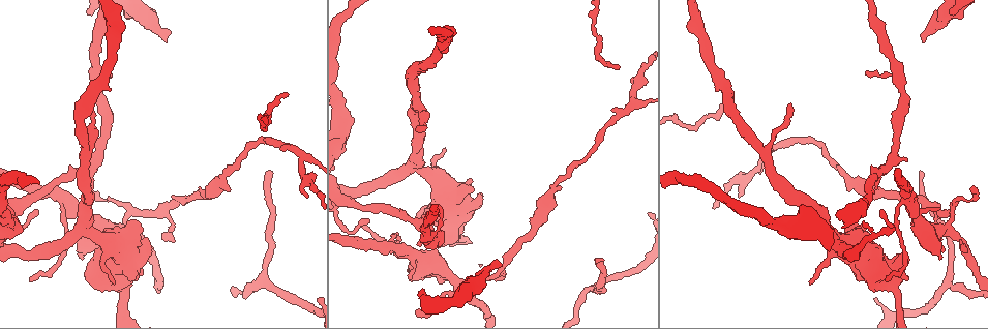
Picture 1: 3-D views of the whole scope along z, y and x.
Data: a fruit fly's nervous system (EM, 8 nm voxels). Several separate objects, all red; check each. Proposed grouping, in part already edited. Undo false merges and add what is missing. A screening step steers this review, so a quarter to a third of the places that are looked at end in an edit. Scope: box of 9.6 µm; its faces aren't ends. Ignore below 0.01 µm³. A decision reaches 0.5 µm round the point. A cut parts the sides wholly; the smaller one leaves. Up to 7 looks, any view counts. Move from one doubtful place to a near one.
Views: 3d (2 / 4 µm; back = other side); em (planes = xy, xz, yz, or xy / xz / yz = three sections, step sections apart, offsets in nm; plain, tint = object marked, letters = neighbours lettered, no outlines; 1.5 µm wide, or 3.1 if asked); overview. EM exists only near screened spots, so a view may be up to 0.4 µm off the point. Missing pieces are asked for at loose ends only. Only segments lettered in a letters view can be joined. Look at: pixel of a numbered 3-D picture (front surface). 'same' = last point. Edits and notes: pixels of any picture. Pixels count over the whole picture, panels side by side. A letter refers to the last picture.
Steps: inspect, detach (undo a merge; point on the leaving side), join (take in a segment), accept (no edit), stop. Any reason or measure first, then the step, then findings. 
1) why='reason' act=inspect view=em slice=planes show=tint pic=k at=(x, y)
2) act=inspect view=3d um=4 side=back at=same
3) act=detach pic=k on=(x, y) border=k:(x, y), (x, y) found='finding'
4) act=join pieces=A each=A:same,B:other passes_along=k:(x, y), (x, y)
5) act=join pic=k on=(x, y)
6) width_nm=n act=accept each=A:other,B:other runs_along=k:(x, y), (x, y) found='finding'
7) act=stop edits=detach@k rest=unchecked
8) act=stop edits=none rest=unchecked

why='branch stops here' act=inspect view=3d um=2 pic=1 at=(966, 251)

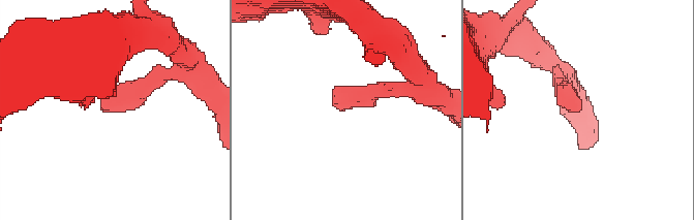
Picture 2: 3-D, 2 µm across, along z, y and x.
why='now the EM' act=inspect view=em slice=yz step=4 show=tint pic=2 at=(100, 108)

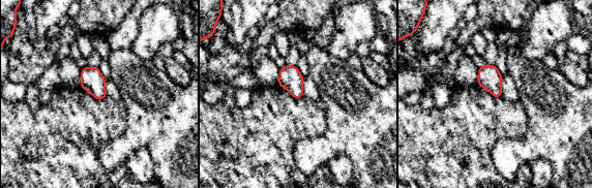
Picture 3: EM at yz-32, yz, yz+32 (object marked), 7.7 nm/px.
act=inspect view=em slice=planes show=letters at=same

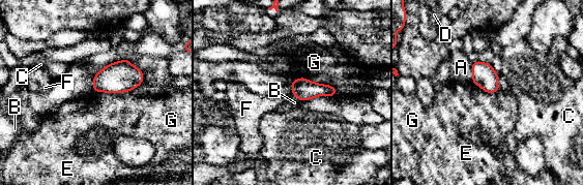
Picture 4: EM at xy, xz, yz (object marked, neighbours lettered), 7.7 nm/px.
act=accept each=A:other,B:other,C:other,D:other,E:other,F:other,G:other border=4:(292, 80), (305, 78), (336, 87) found='no lettered segment goes on from it'

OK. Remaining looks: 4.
why='branch stops here' act=inspect view=em slice=planes show=letters pic=1 at=(921, 173)

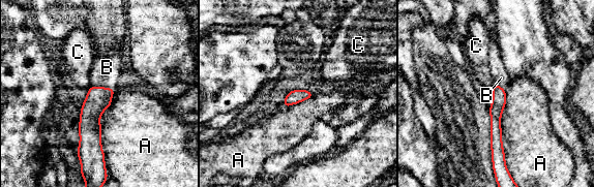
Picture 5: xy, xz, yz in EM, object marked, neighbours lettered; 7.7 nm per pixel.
act=join pieces=B each=A:other,B:same,C:other passes_along=5:(98, 99), (101, 87), (107, 67) found='the neuron continues'

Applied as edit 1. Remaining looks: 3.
why='redraw' act=inspect view=overview

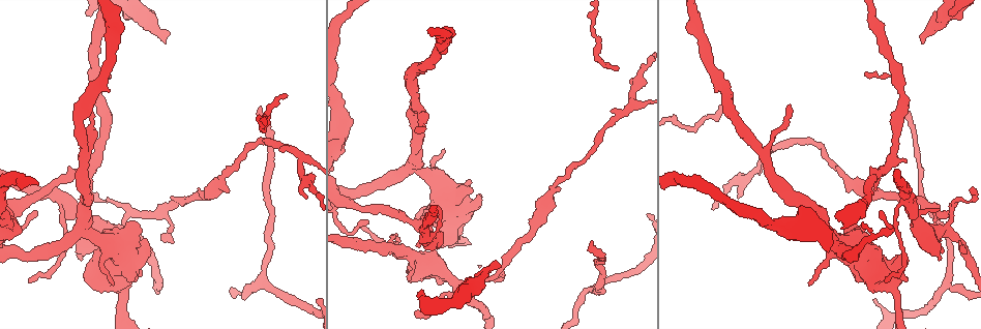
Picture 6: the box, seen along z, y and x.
why='free end' act=inspect view=em slice=yz step=8 show=letters pic=6 at=(419, 293)

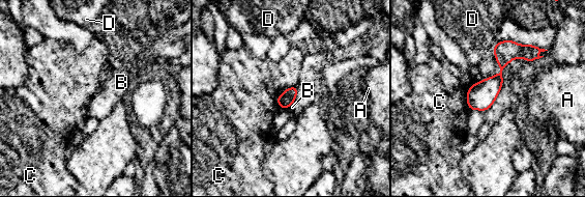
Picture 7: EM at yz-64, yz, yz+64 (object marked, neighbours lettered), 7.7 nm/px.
act=accept each=A:other,B:other,C:other,D:other border=7:(493, 51), (470, 109) found='no lettered segment goes on from it'

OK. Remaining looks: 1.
act=stop edits=join@5 rest=unchecked

